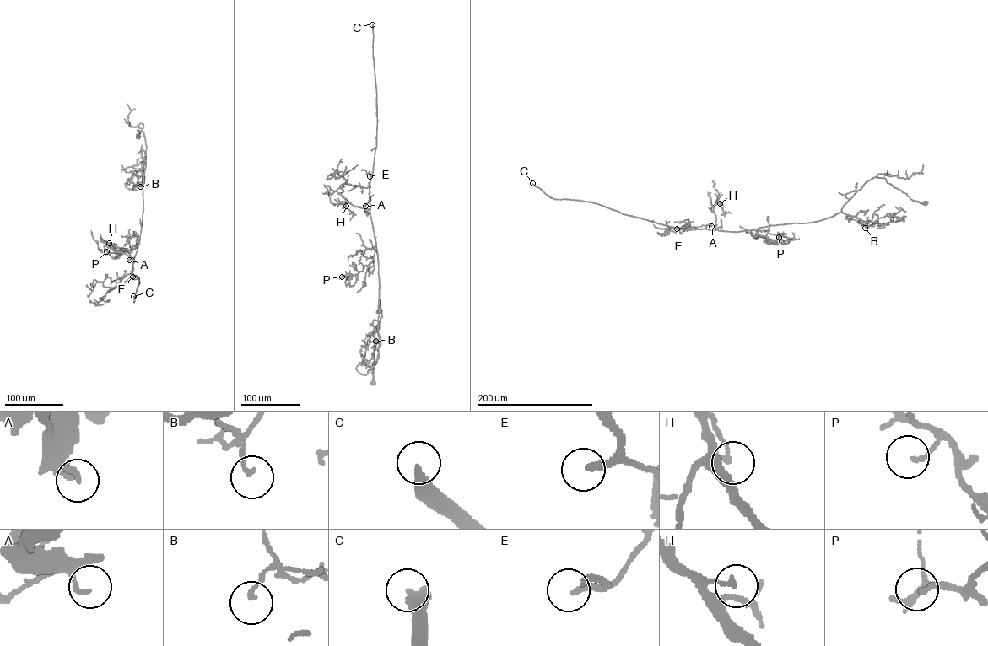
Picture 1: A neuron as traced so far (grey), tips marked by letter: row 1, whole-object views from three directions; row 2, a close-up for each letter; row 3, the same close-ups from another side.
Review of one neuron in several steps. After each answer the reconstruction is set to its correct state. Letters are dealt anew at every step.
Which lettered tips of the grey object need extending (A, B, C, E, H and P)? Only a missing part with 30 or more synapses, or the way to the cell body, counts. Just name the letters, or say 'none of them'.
C, E

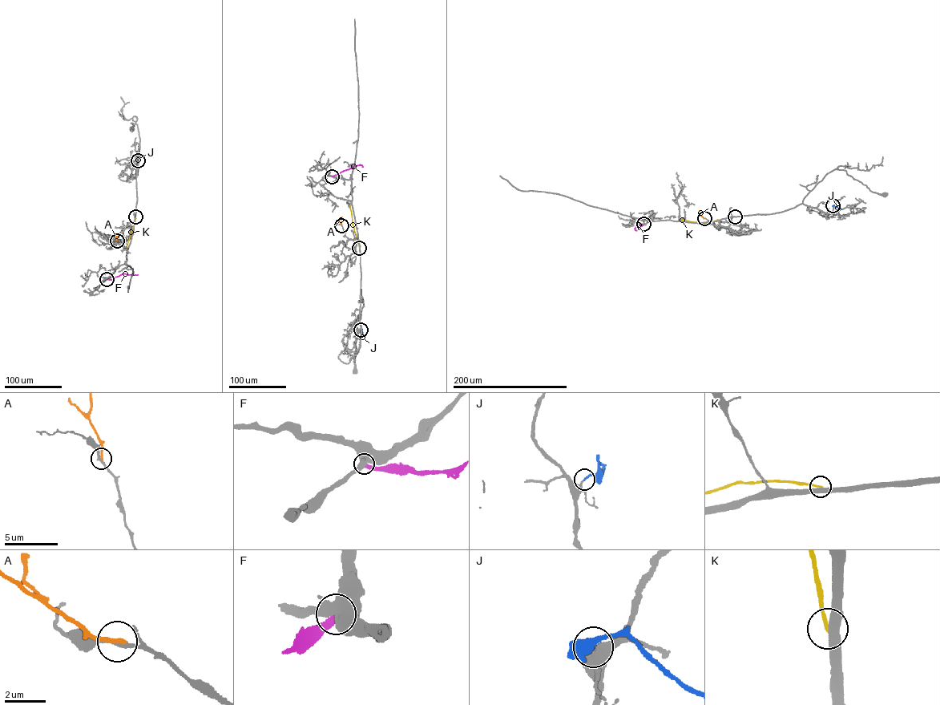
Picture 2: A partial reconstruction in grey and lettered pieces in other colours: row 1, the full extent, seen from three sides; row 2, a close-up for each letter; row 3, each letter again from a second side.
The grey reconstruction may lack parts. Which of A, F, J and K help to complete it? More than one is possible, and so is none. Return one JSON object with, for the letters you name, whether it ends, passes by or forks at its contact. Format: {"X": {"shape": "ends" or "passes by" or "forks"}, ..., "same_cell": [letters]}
{"J": {"shape": "ends"}, "same_cell": ["J"]}

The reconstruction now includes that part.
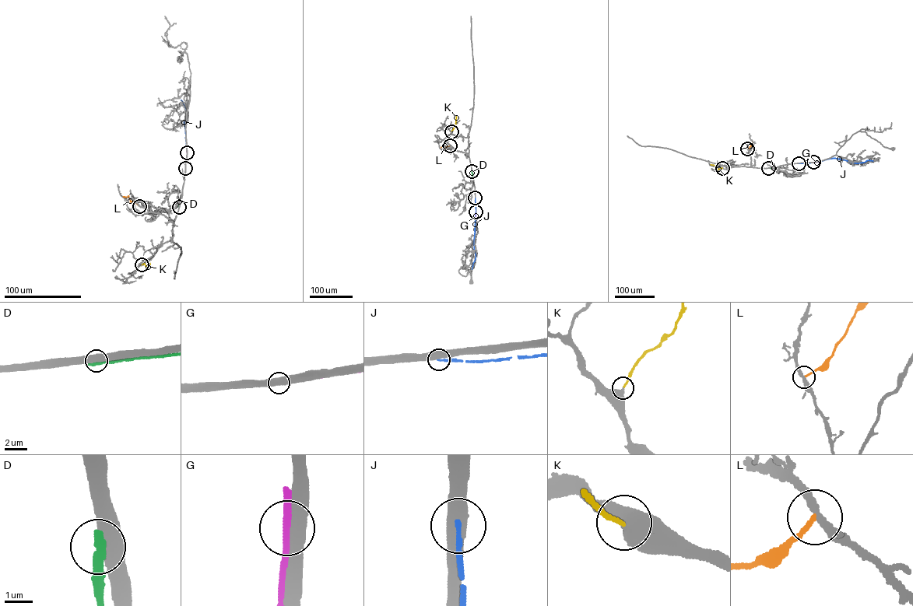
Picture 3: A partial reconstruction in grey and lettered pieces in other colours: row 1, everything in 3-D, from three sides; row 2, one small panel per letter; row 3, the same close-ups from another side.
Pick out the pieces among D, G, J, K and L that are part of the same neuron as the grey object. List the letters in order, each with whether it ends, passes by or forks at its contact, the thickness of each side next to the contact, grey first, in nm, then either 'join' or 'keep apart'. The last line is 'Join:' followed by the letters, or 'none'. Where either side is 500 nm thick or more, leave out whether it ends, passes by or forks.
D: 500/440 nm | keep apart
G: 550/240 nm | keep apart
J: 550/170 nm | keep apart
K: 550/160 nm | join
L: it ends | 240/150 nm | keep apart
Join: K

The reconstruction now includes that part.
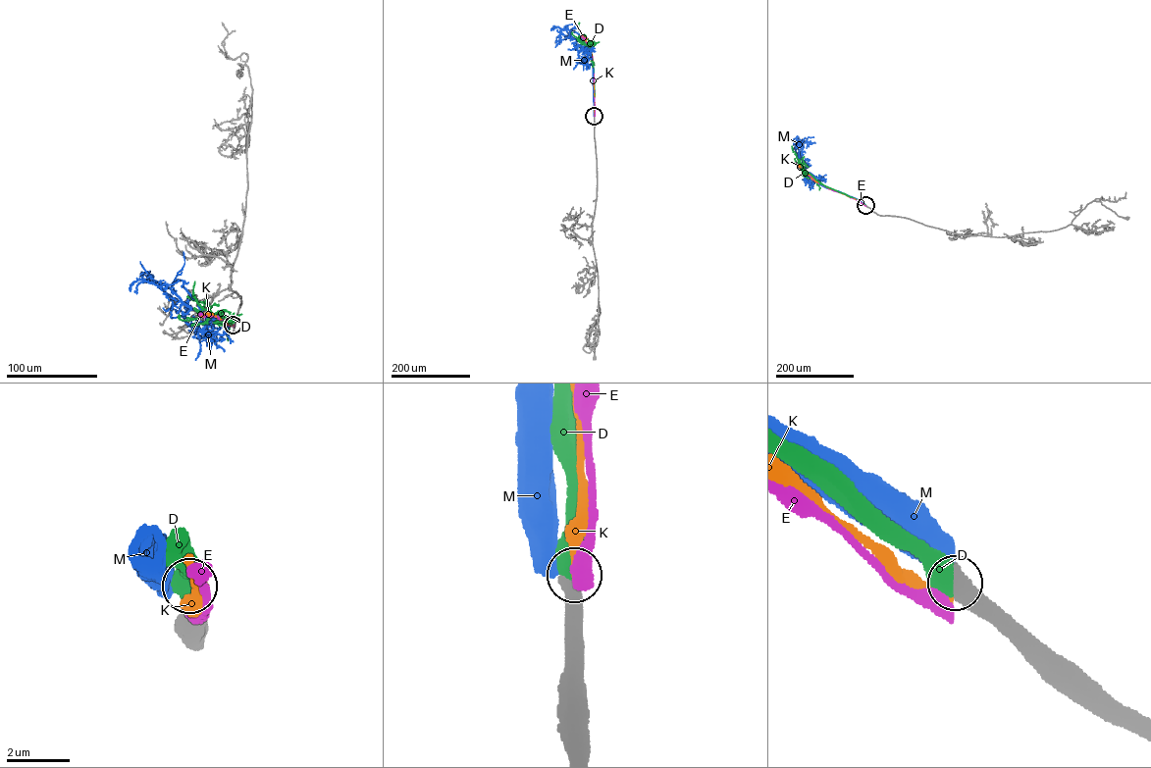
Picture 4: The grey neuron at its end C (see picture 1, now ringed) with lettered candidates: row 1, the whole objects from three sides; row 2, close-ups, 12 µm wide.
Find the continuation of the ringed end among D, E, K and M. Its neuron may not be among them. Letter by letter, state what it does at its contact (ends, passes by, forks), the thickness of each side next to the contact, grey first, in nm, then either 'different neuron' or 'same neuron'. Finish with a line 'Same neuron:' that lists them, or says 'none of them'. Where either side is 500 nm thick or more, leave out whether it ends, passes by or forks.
D: 600 nm thick on the grey side, 750 nm on the other; same neuron
E: 650 nm thick on the grey side, 600 nm on the other; different neuron
K: 650 nm thick on the grey side, 220 nm on the other; different neuron
M: 600 nm thick on the grey side, 600 nm on the other; different neuron
Same neuron: D

